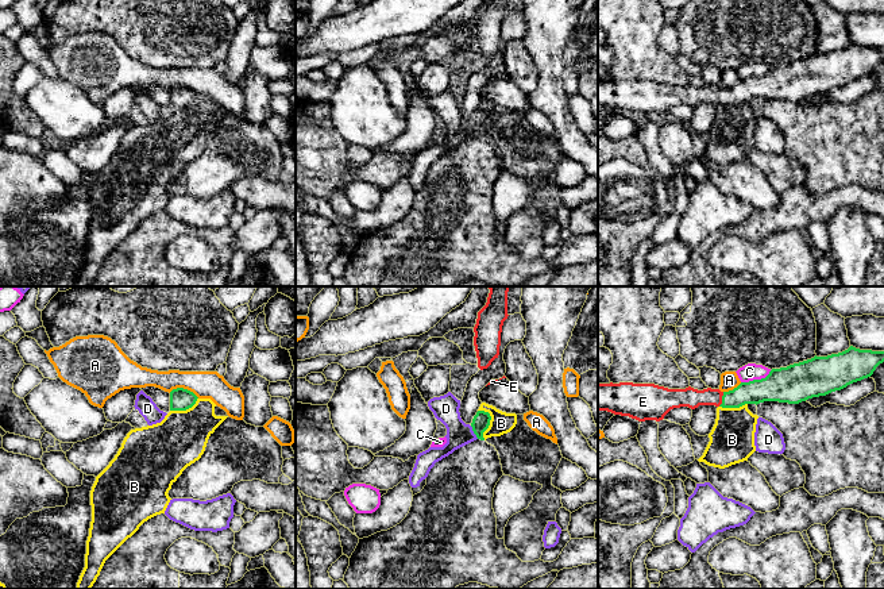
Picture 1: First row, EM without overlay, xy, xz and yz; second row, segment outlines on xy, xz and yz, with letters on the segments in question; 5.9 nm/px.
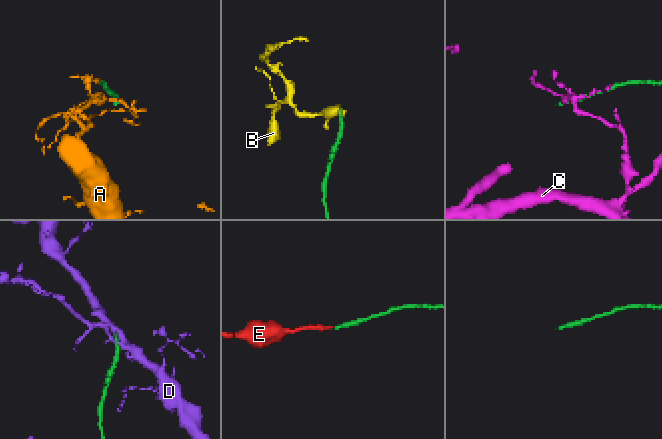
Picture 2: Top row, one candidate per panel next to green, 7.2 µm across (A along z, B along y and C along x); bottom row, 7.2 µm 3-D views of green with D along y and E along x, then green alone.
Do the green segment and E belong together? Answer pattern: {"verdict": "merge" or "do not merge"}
{"verdict": "merge"}

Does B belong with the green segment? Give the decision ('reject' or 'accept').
reject

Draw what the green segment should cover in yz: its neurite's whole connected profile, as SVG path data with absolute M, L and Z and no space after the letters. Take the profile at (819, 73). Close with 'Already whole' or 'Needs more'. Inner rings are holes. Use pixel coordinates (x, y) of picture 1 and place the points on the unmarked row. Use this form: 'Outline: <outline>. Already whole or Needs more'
Outline: M848 47L827 54L772 66L765 76L741 80L729 89L719 86L668 86L655 81L598 81L598 108L629 113L638 119L660 119L673 105L715 103L740 105L745 101L779 99L799 101L826 93L868 76L884 59L884 49Z. Needs more

